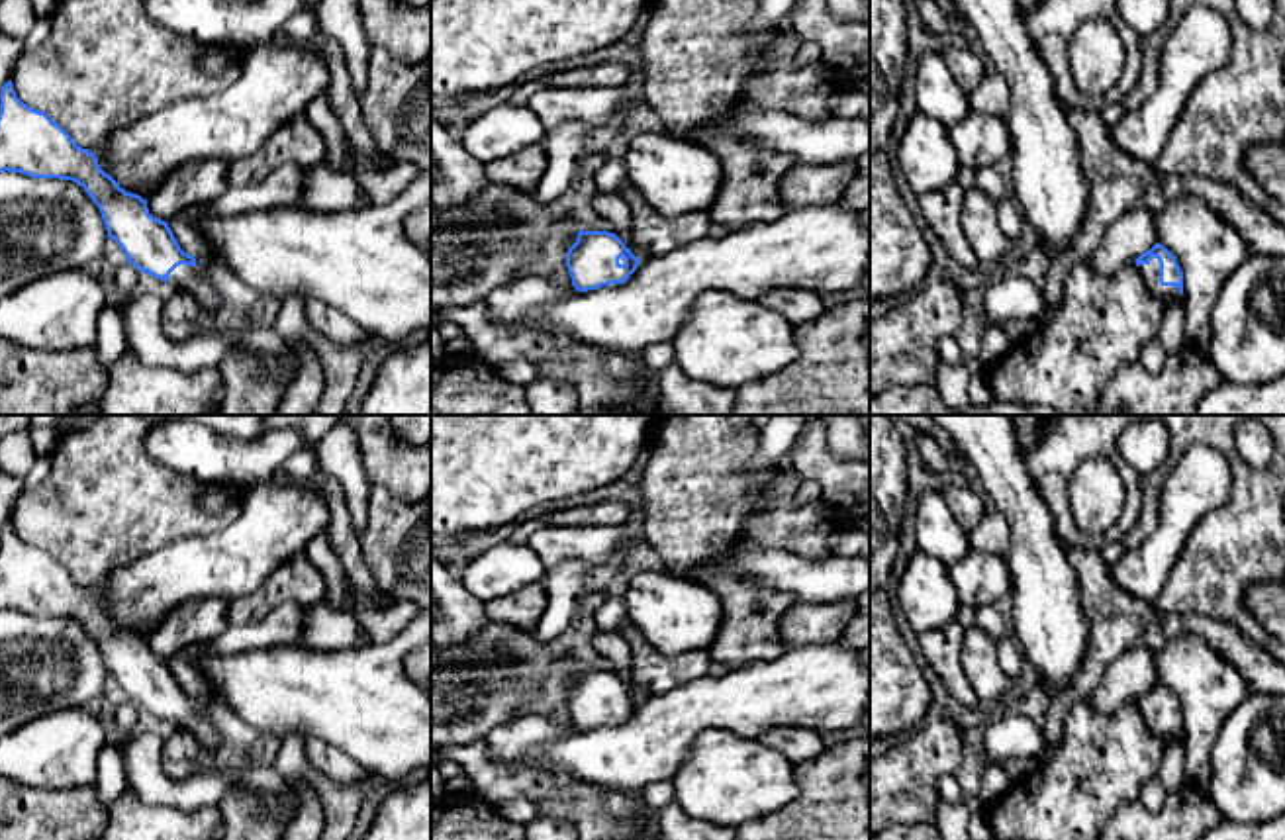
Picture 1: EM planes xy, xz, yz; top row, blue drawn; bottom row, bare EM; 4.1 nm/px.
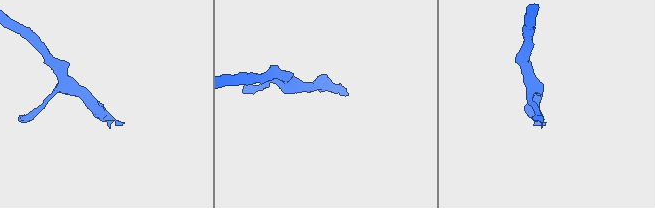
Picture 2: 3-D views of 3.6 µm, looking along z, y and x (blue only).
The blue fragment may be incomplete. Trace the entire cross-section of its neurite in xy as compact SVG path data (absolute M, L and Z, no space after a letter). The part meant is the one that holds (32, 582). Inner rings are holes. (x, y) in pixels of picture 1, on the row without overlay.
M12 519L0 529L0 611L22 611L31 617L72 619L98 644L108 676L114 677L129 703L139 711L147 711L163 721L170 721L176 728L194 734L208 750L217 748L215 726L196 709L196 697L180 687L167 660L149 652L147 638L125 630L110 613L106 613L94 591L78 585L72 576L55 562L45 550L24 542Z

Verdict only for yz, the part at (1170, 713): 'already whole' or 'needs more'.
needs more

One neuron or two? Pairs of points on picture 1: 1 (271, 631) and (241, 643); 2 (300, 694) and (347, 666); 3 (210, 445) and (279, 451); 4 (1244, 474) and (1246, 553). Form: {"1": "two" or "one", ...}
{"1": "one", "2": "one", "3": "one", "4": "one"}

